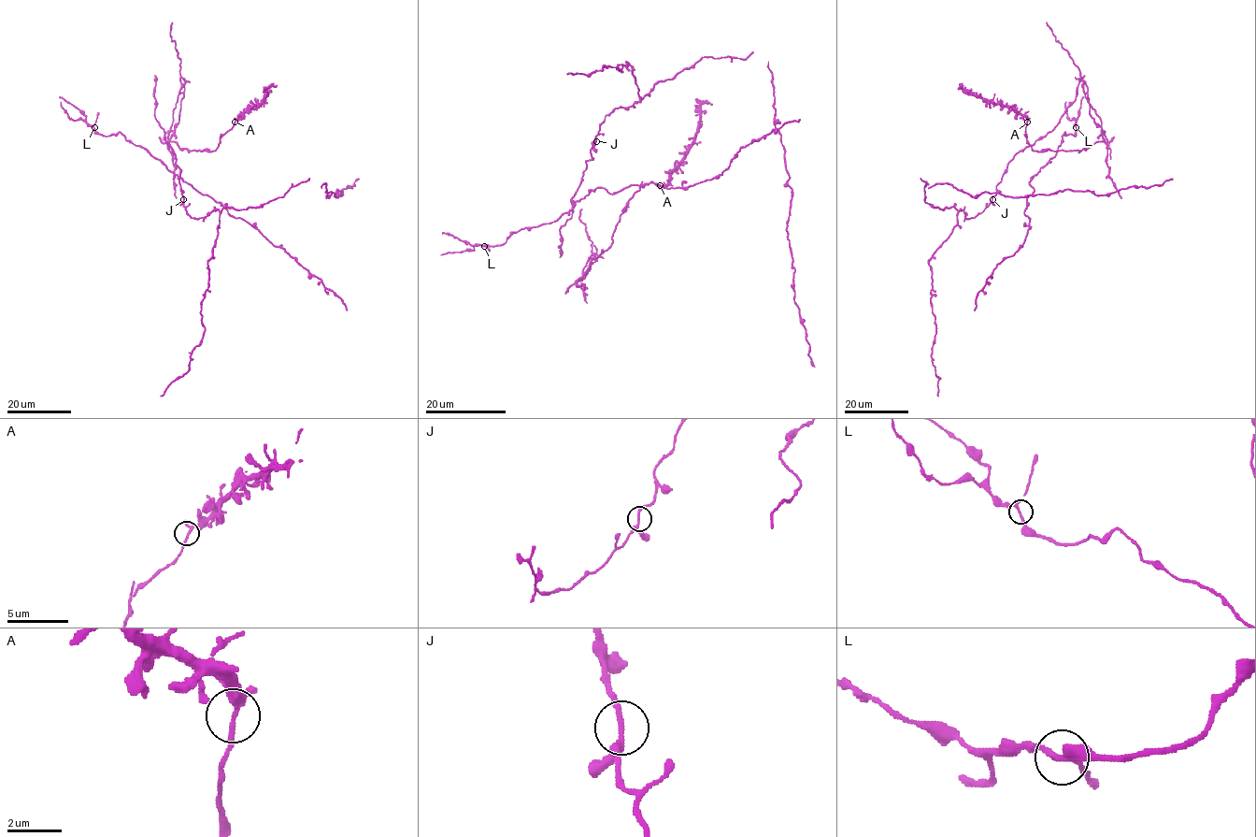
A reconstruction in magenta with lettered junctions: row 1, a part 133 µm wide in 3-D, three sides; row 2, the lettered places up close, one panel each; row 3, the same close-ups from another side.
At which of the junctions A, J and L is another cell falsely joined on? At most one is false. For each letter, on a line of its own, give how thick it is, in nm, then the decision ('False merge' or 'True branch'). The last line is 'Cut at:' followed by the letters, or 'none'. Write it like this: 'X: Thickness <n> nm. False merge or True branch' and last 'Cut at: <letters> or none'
A: Thickness 140 nm. False merge
J: Thickness 170 nm. True branch
L: Thickness 170 nm. True branch
Cut at: A

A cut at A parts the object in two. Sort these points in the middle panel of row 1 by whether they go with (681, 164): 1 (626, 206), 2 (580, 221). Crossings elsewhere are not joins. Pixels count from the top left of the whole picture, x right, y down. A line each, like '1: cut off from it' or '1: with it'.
1: cut off from it
2: cut off from it

